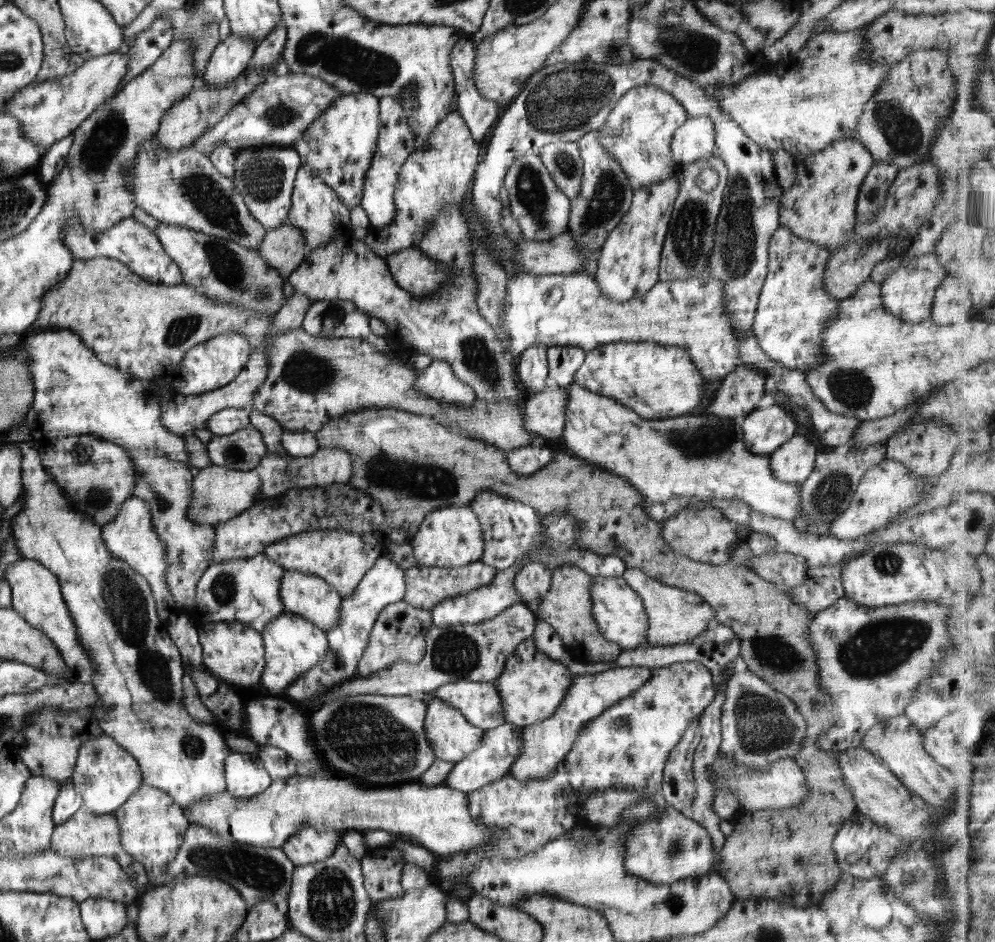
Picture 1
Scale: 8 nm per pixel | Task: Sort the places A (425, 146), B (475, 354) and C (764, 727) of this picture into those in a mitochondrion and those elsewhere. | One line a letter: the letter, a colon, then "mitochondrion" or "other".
A: other
B: mitochondrion
C: mitochondrion

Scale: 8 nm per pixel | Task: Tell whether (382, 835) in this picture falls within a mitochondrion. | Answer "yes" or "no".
no

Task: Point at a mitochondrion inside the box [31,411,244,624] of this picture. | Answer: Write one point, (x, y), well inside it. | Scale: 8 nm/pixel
(224, 588)

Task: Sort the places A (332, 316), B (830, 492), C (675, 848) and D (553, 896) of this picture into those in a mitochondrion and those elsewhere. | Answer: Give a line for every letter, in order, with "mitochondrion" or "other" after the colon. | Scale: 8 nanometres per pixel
A: mitochondrion
B: mitochondrion
C: mitochondrion
D: other

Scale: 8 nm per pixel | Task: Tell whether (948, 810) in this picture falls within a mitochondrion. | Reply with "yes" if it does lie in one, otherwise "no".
no

